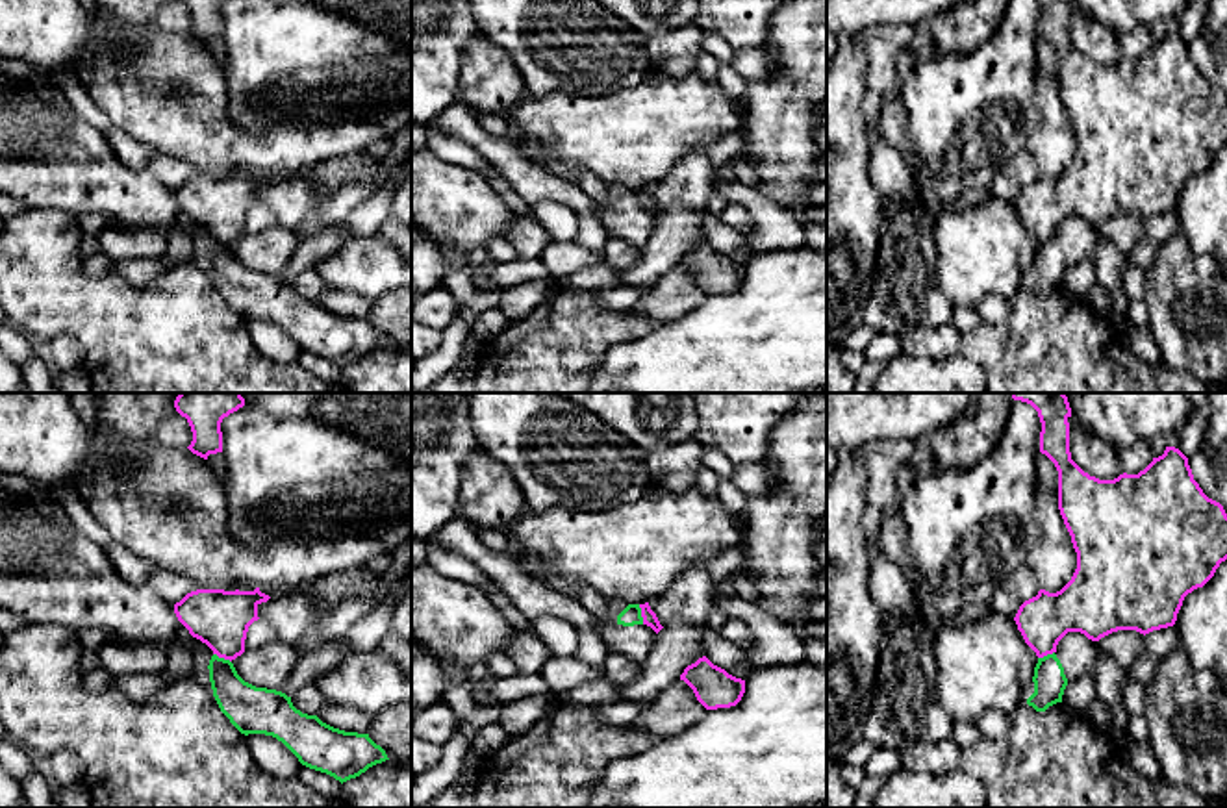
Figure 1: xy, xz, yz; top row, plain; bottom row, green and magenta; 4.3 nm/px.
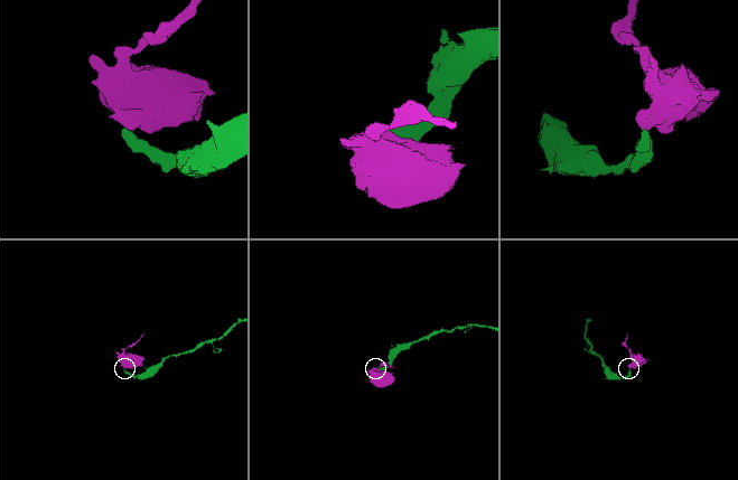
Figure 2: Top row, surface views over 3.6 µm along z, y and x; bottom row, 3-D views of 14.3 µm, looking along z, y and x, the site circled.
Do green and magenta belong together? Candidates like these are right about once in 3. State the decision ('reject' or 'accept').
reject

